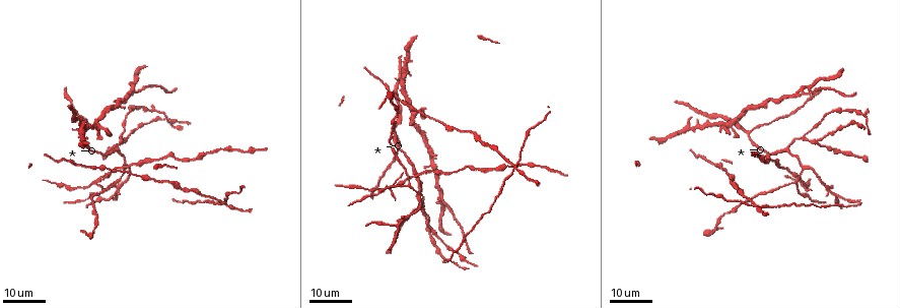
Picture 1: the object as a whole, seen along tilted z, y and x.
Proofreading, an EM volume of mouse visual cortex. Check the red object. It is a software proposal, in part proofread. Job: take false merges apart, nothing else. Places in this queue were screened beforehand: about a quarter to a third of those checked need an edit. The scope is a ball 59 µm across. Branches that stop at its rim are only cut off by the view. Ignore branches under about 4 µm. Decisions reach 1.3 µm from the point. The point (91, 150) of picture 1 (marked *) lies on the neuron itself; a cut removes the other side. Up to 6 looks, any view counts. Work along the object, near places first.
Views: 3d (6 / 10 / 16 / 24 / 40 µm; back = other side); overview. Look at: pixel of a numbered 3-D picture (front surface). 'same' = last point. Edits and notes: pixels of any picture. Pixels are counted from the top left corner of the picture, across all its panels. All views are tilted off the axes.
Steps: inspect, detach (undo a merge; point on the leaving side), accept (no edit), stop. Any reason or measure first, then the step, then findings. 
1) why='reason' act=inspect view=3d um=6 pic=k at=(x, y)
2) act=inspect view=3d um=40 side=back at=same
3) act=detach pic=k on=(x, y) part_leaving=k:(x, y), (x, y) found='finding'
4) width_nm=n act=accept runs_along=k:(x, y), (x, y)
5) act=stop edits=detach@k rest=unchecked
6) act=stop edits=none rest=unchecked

why='branch point' act=inspect view=3d um=24 pic=1 at=(122, 134)

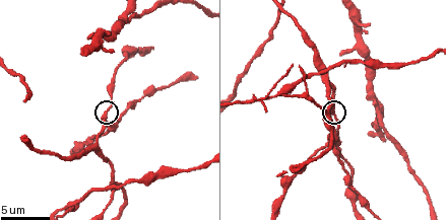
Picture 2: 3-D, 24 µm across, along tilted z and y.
act=inspect view=3d um=6 pic=2 at=(106, 115)

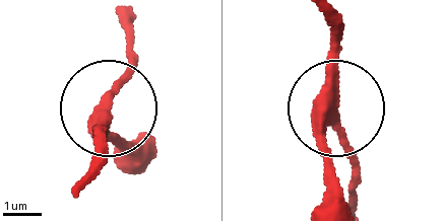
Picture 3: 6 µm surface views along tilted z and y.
arms=3 act=accept found='one neuron here'

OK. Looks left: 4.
act=inspect view=3d um=6 pic=2 at=(330, 118)

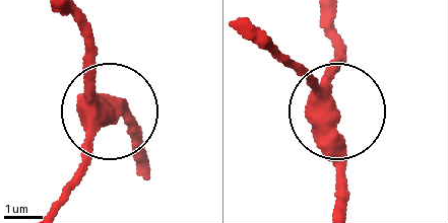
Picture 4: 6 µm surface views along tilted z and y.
act=accept runs_along=4:(69, 17), (93, 93), (128, 120) found='continuous, no second neuron'

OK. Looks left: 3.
act=inspect view=3d um=24 pic=1 at=(400, 90)

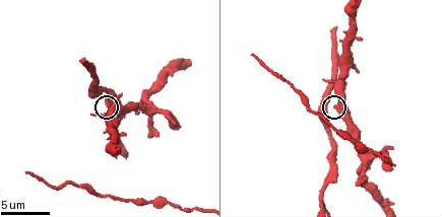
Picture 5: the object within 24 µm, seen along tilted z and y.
act=inspect view=3d um=10 pic=5 at=(335, 105)

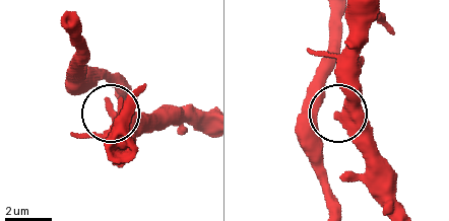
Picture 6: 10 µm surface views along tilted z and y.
side_arm_um=49 act=accept found='one neuron here'

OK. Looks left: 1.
act=stop edits=none rest=unchecked

